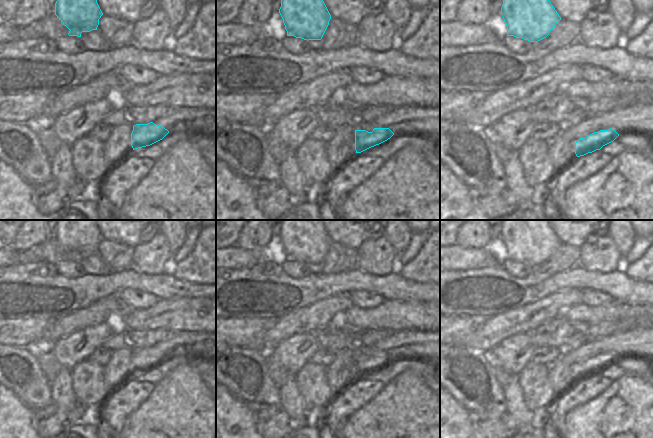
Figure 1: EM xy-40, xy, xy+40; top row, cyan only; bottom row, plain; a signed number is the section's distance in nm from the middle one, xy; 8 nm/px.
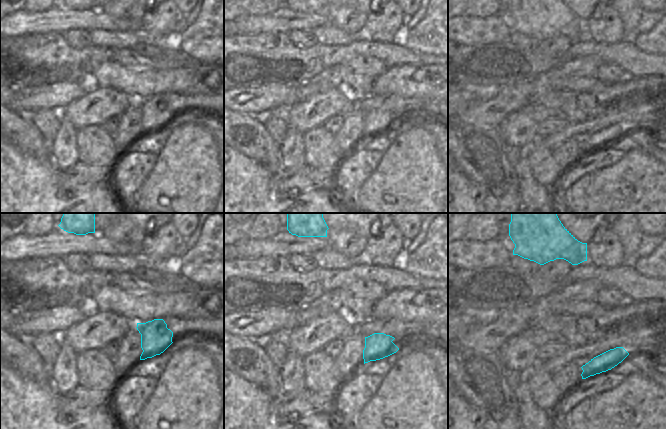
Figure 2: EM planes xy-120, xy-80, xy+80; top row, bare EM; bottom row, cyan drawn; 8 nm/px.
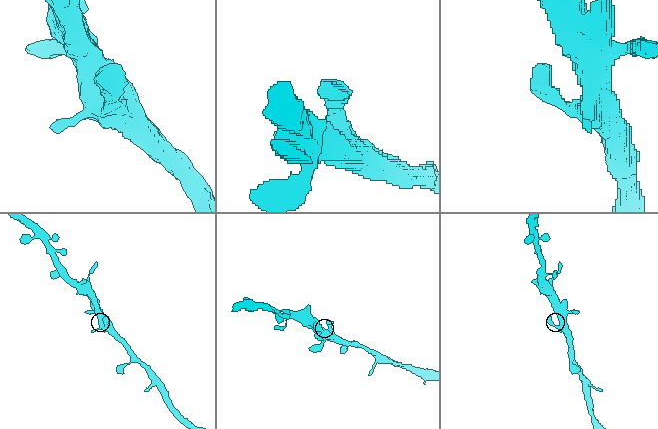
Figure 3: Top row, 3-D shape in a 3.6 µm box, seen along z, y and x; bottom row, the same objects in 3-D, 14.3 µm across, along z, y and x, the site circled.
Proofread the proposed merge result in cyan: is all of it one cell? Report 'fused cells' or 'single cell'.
single cell

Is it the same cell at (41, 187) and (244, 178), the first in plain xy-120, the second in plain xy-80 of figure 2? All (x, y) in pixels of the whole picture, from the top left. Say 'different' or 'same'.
same

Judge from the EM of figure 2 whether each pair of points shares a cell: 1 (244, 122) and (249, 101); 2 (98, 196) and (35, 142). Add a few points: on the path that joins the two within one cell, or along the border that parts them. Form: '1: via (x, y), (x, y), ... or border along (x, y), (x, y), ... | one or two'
1: border along (234, 110), (261, 118) | two
2: border along (27, 153), (38, 158), (50, 159) | two

